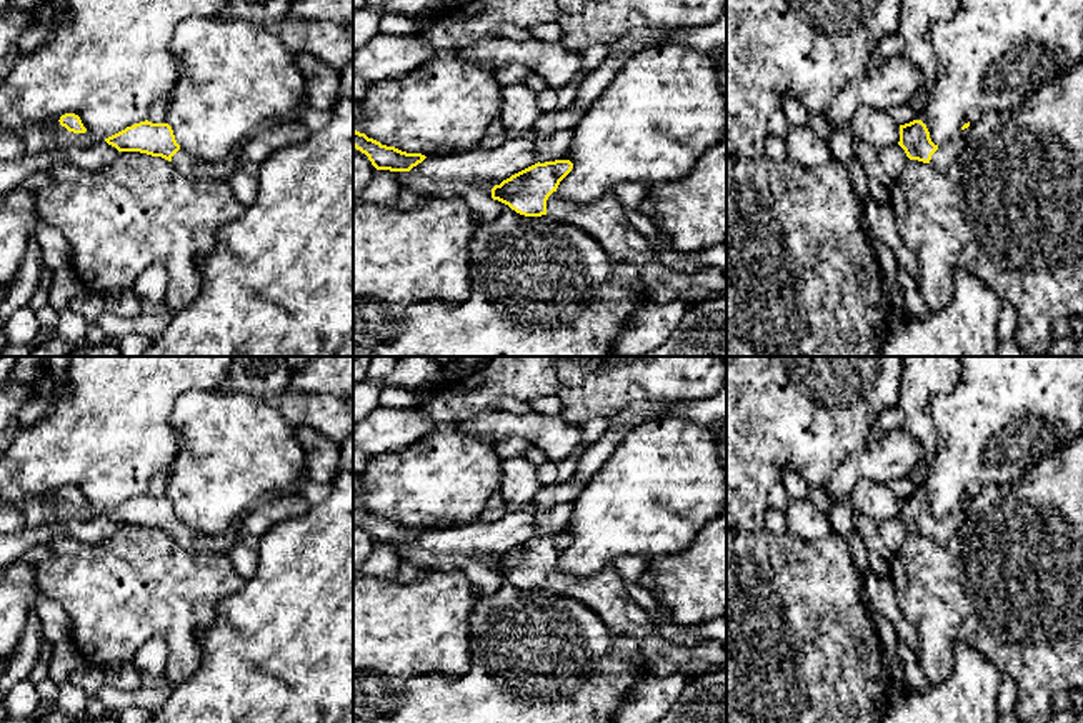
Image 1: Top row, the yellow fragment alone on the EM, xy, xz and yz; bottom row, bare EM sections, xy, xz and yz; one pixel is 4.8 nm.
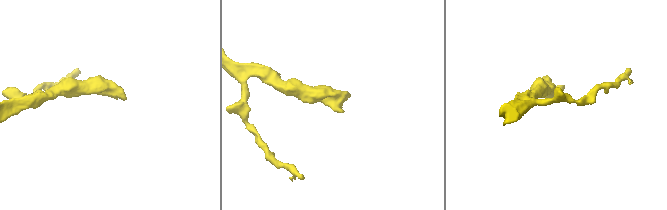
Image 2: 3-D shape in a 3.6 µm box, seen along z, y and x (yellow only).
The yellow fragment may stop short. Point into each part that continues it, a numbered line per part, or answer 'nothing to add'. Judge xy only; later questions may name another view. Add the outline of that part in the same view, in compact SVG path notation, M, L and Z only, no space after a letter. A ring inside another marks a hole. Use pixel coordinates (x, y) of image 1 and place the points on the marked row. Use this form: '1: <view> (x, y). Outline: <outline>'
1: xy (224, 170). Outline: M242 145L235 148L225 160L217 162L217 163L198 160L180 148L172 157L172 163L182 173L190 175L190 177L218 178L218 180L228 182L233 177L233 173L240 168Z

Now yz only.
1: yz (945, 155). Outline: M960 128L948 143L938 147L938 150L931 155L930 165L938 172L946 172L966 145L966 135L968 128Z

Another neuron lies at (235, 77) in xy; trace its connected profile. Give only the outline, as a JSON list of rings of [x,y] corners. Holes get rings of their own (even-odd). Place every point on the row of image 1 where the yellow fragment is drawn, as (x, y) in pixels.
[[[190,17],[175,27],[172,48],[180,58],[180,75],[165,100],[167,123],[180,148],[198,160],[225,160],[268,122],[303,107],[307,82],[272,27]]]

